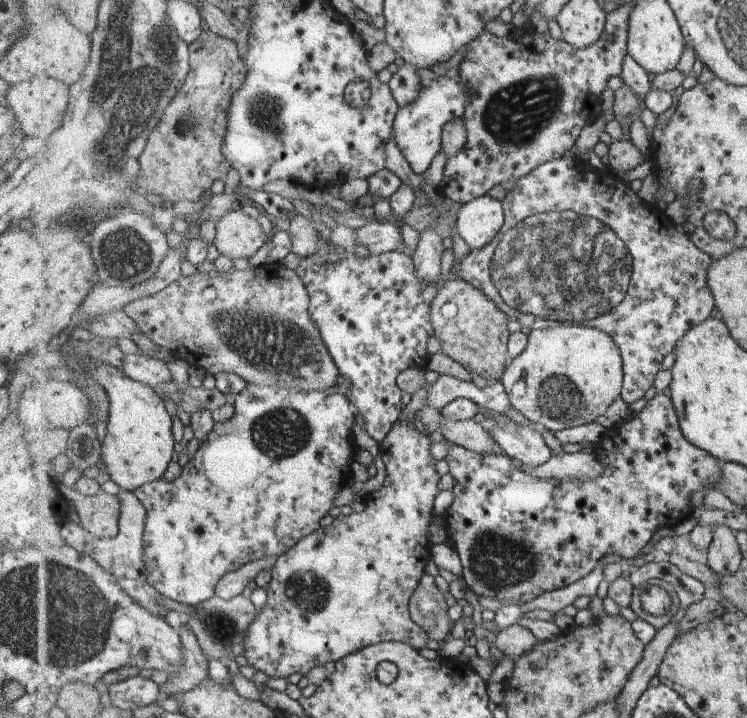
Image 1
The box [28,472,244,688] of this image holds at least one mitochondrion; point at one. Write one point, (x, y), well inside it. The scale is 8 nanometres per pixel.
(222, 626)

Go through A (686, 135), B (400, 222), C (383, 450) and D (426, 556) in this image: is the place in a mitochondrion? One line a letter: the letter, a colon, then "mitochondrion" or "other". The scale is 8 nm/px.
A: other
B: other
C: other
D: other

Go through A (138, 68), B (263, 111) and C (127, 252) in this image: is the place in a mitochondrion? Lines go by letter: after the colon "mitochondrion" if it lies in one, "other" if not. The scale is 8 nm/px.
A: mitochondrion
B: mitochondrion
C: mitochondrion

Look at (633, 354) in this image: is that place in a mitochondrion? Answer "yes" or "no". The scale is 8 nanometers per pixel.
no

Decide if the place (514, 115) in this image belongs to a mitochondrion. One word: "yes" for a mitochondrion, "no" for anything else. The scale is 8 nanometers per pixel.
yes

